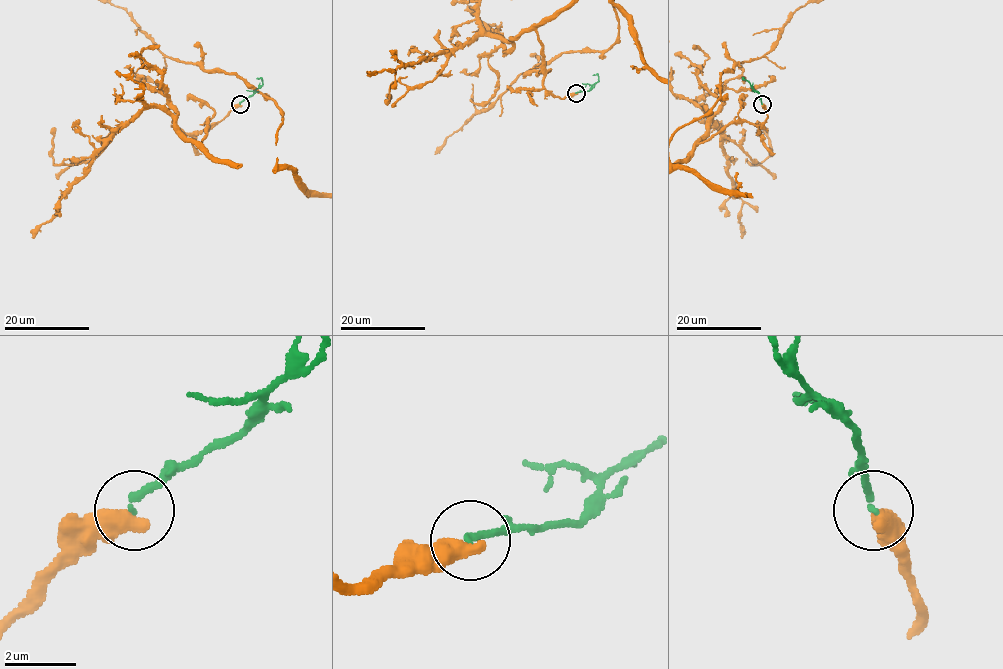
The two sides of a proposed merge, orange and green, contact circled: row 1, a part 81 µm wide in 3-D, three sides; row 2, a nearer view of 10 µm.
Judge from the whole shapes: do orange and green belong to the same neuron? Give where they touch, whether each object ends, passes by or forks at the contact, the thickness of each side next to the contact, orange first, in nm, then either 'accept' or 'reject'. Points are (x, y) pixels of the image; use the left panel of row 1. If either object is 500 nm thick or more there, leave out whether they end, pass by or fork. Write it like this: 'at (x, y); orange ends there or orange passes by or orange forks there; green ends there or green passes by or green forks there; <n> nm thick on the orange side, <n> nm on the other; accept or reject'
at (240, 104); 600 nm thick on the orange side, 180 nm on the other; reject

